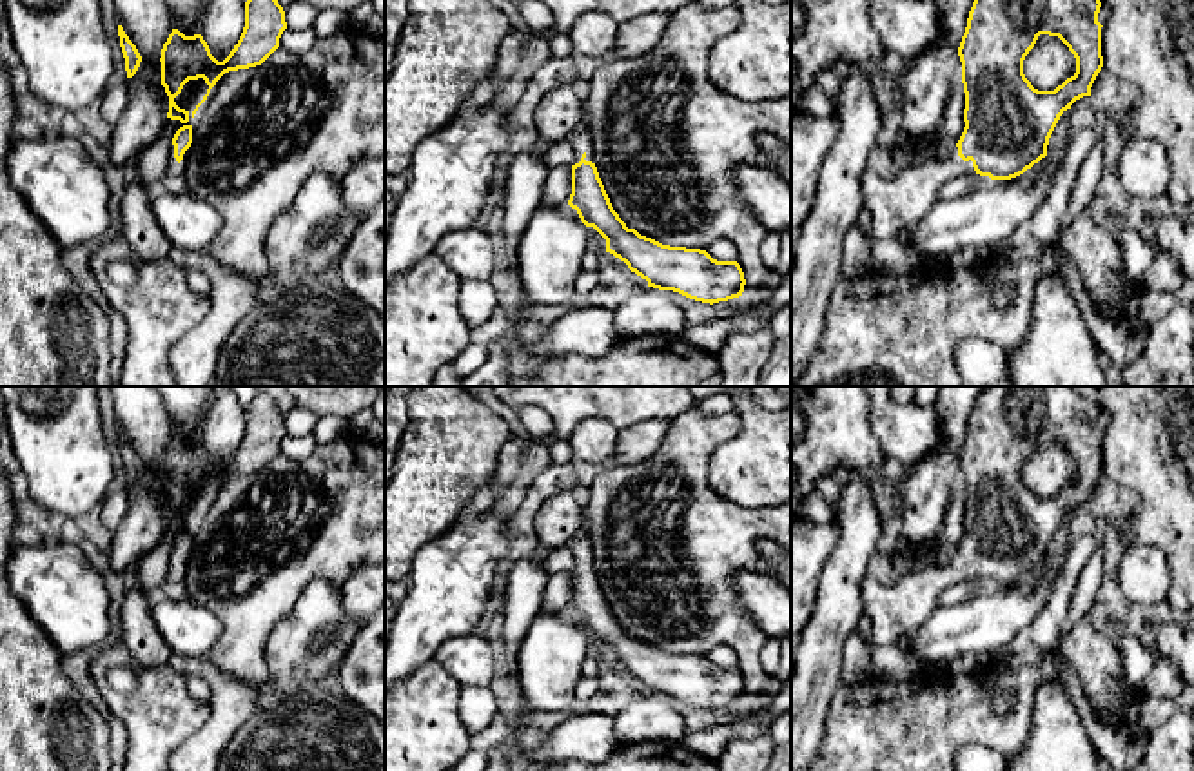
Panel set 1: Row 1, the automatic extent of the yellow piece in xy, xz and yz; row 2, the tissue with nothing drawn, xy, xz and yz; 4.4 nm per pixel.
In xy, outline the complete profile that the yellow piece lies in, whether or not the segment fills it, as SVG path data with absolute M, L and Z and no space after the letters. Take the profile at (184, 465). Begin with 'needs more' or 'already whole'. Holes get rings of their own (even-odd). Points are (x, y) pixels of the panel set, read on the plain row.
already whole; M258 394L256 399L245 408L245 434L243 434L243 439L238 446L238 450L234 452L234 455L230 457L230 461L223 466L223 468L218 468L212 461L210 461L210 455L207 452L207 448L203 446L201 441L194 441L194 443L185 443L183 439L180 439L178 435L172 435L172 439L169 441L167 448L163 450L163 455L161 455L161 492L165 493L165 499L169 503L169 519L167 519L167 524L171 526L180 526L181 530L187 530L189 524L196 521L198 513L207 506L210 495L216 492L216 488L229 477L238 477L238 475L249 475L249 473L256 473L256 472L261 472L278 454L279 454L279 444L283 441L283 437L287 435L287 428L285 428L285 417L283 414L278 410L276 403L267 395L267 394ZM198 484L203 484L205 490L209 492L207 495L207 501L203 503L203 506L196 512L196 515L192 519L185 517L185 515L180 515L174 508L174 504L181 499L183 492L189 488L189 486L198 486Z

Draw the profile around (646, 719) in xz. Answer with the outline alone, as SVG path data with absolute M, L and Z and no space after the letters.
M644 693L613 717L613 733L619 744L682 744L686 724L682 715L668 706L662 697Z

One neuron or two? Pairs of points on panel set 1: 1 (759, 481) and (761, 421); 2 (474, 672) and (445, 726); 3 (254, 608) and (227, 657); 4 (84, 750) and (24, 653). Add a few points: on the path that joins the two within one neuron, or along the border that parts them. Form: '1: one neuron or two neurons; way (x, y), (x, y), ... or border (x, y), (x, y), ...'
1: one neuron; way (761, 467), (761, 436)
2: two neurons; border (434, 659), (461, 686)
3: one neuron; way (247, 621), (240, 644)
4: one neuron; way (60, 726), (24, 690), (24, 677)

